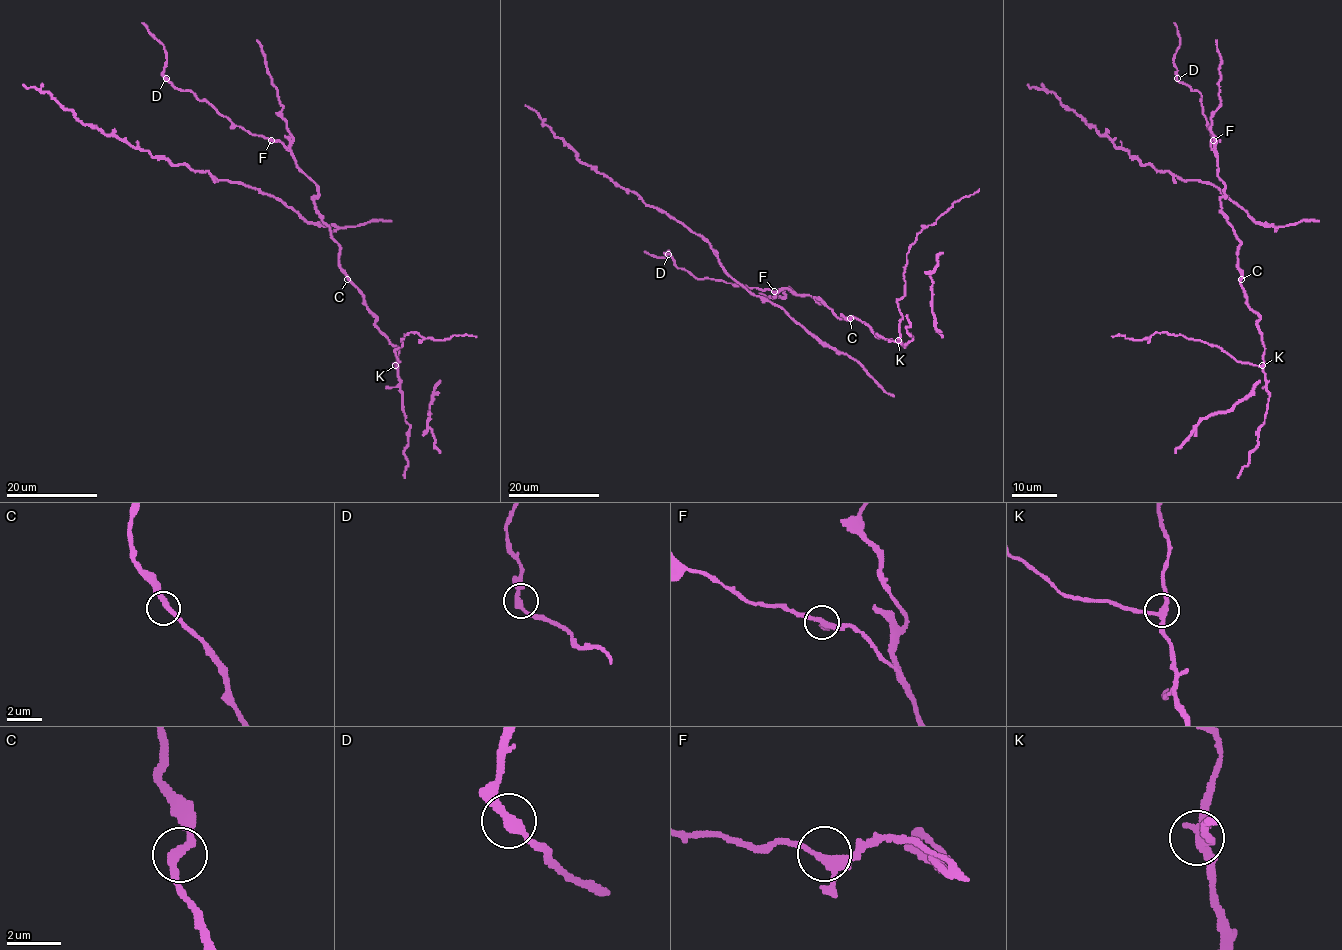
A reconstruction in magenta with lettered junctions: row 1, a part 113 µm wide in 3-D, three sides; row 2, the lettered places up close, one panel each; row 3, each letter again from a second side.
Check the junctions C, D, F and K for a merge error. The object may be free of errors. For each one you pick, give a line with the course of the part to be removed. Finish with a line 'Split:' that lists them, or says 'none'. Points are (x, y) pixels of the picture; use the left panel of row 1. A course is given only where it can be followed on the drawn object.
K: (395, 365), (399, 361), (394, 351), (402, 346), (404, 335), (417, 332), (445, 340), (454, 335), (476, 336)
Split: K

